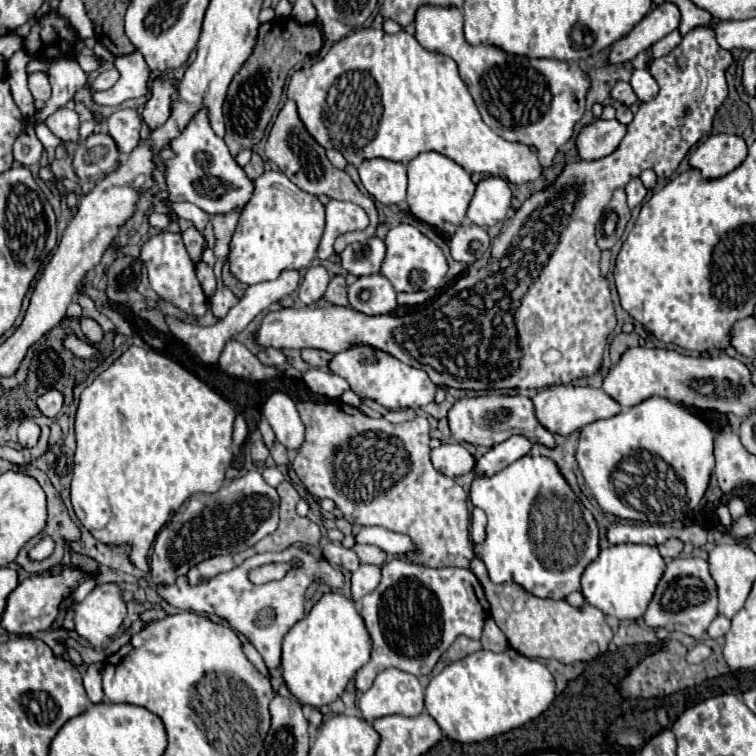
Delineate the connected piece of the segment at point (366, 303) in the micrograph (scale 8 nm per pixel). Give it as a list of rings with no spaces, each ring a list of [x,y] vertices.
[[[382,274],[360,276],[348,288],[350,306],[364,314],[390,314],[396,308],[396,292]]]

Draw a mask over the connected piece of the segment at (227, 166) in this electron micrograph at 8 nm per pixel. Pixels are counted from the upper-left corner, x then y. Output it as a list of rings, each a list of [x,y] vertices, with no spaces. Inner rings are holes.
[[[206,110],[196,112],[188,128],[172,140],[172,150],[176,156],[166,162],[166,184],[172,202],[192,202],[208,216],[216,216],[228,214],[234,208],[242,210],[248,204],[248,198],[252,198],[254,182],[232,158],[224,140],[212,132]]]

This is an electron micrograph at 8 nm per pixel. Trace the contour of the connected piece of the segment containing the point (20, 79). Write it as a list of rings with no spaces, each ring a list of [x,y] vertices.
[[[22,48],[20,52],[16,52],[12,56],[12,60],[8,62],[8,82],[14,102],[22,112],[24,118],[32,118],[36,114],[34,98],[28,88],[28,78],[26,72],[26,64],[28,64],[30,56],[26,54],[26,50]]]

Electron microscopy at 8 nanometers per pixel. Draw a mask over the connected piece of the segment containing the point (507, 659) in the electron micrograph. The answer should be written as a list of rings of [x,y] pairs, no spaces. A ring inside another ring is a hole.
[[[514,648],[500,654],[478,650],[448,664],[426,688],[424,708],[442,732],[456,742],[482,742],[538,718],[554,700],[554,676],[548,668]]]

